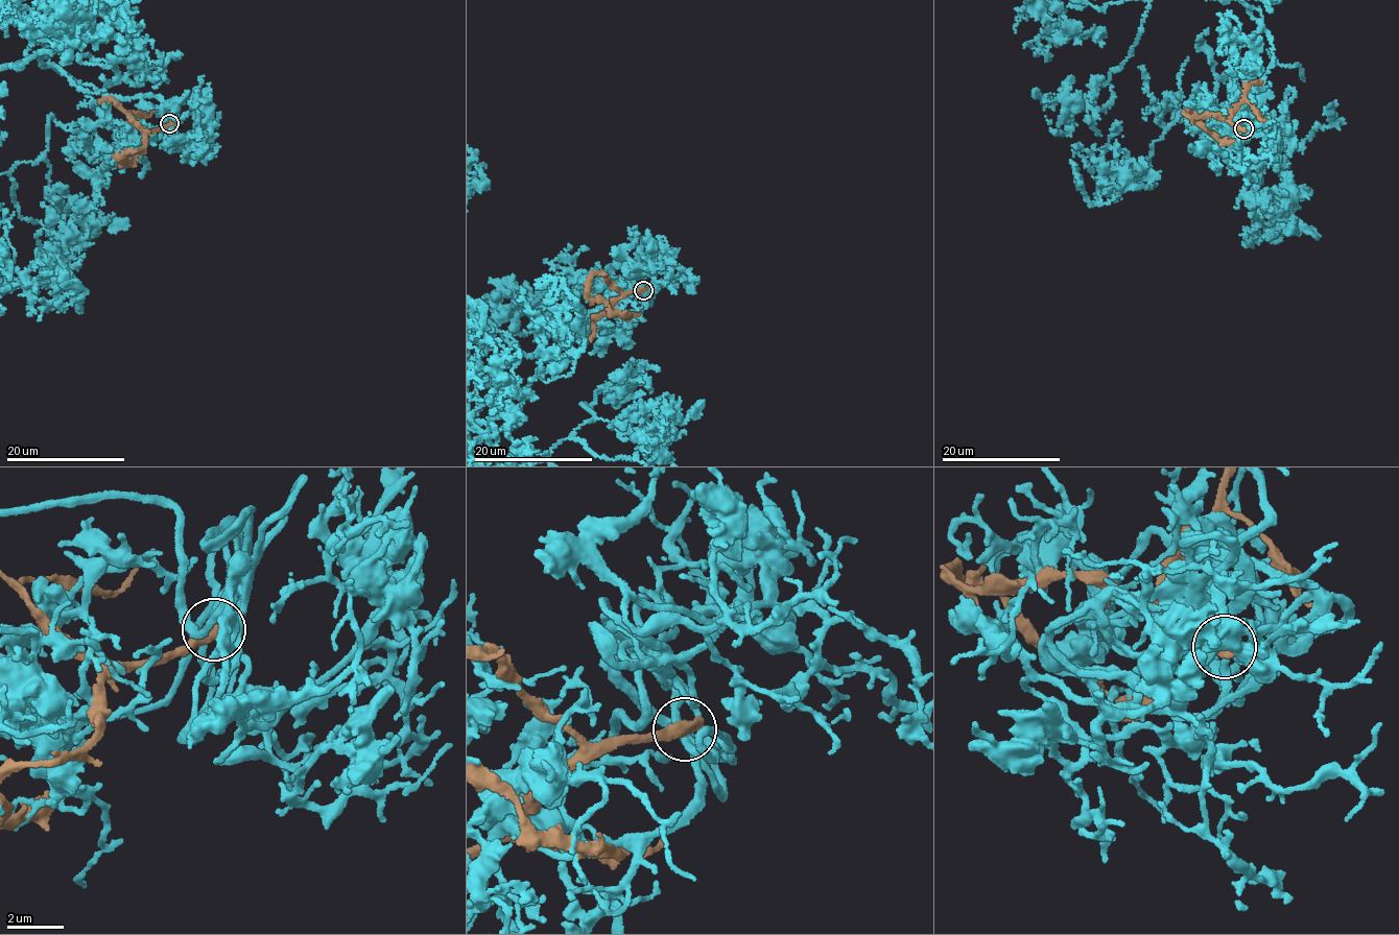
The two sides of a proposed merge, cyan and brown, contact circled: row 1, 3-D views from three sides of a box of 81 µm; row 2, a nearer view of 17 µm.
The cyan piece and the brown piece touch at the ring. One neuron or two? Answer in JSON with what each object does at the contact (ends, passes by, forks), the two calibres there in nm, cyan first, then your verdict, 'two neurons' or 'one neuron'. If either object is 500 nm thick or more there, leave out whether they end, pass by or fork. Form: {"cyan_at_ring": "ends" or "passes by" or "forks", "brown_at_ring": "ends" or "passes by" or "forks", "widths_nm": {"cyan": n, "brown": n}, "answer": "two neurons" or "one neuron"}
{"widths_nm": {"cyan": 240, "brown": 500}, "answer": "two neurons"}

